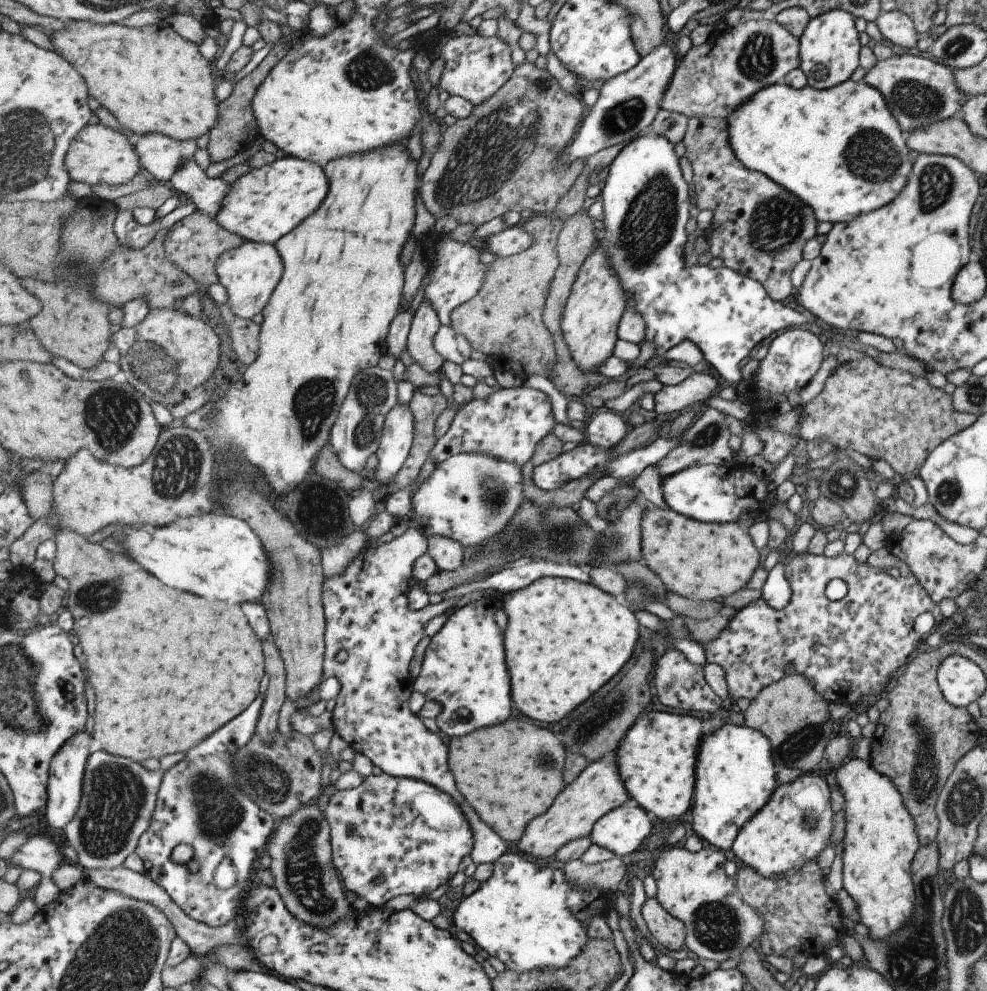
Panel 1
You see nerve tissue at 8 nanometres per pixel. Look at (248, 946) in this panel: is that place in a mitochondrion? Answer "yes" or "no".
no

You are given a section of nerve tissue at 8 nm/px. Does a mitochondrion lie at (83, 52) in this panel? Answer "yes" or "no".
no

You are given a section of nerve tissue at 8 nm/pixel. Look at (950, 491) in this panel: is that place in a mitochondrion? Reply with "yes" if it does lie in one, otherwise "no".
yes

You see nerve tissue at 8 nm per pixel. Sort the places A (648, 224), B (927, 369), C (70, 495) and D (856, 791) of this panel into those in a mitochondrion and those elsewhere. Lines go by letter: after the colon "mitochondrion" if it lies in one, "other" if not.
A: mitochondrion
B: other
C: other
D: other

